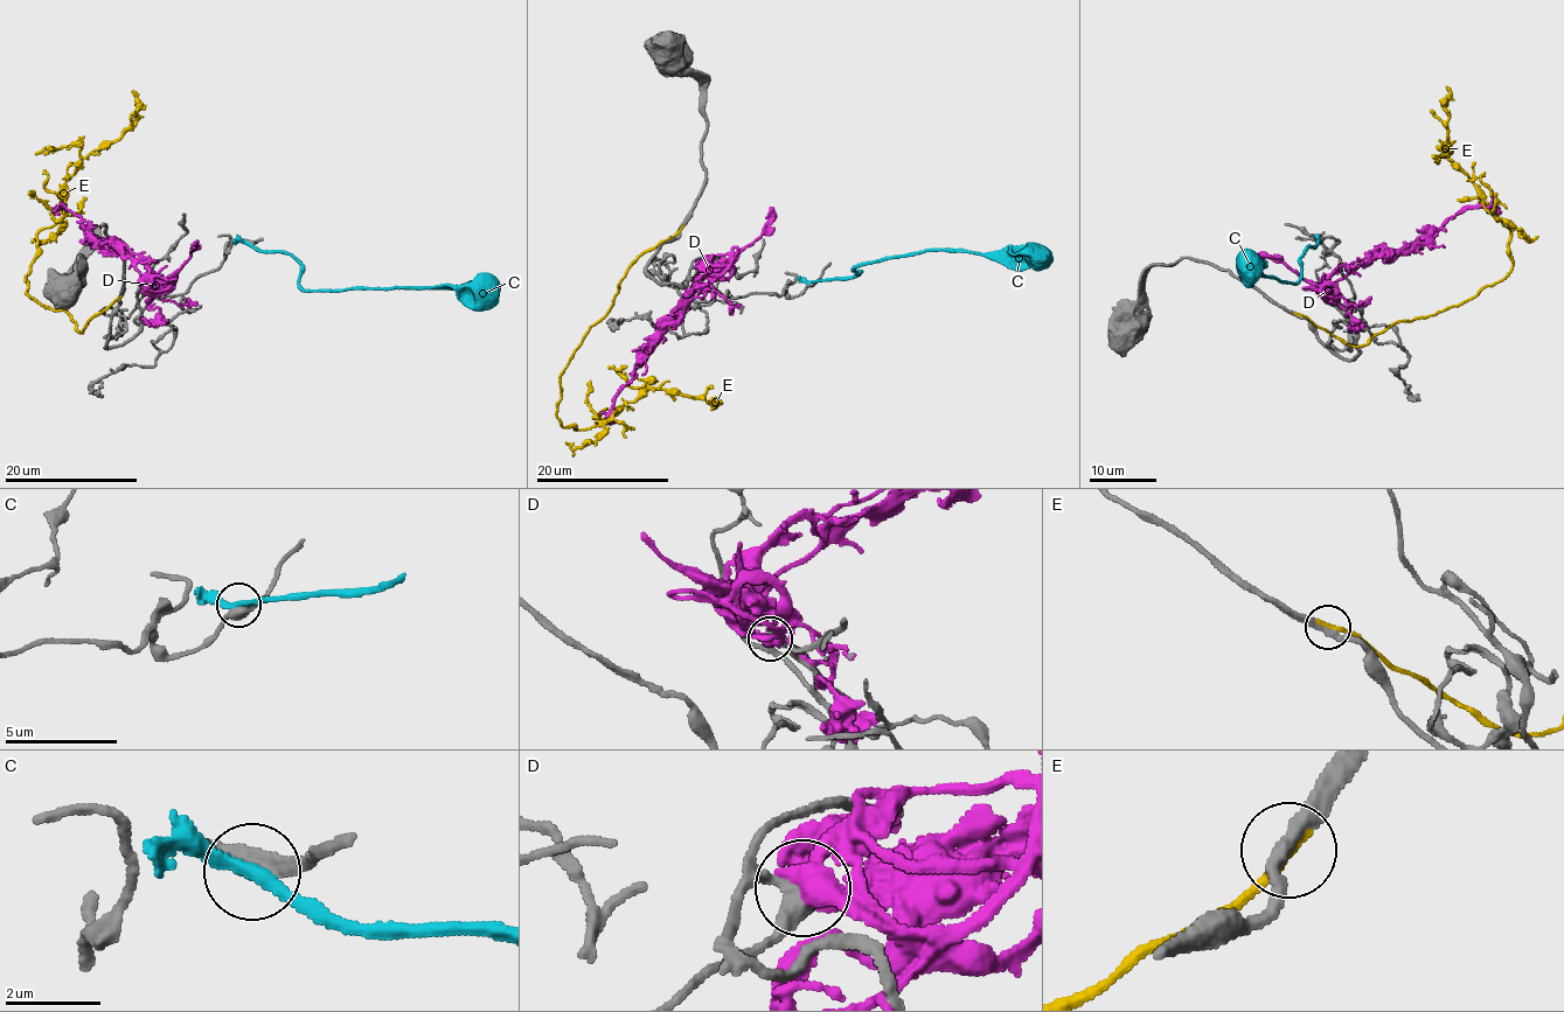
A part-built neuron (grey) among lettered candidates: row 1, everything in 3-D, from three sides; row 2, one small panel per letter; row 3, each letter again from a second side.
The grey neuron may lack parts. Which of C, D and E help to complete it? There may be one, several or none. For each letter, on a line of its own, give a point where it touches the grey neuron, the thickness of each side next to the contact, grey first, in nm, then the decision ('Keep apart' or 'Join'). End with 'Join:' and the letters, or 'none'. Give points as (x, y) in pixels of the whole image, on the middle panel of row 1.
C: Touches grey at (811, 281). Thickness 440 nm (grey) against 240 nm. Keep apart
D: Touches grey at (699, 269). Thickness 400 nm (grey) against 600 nm. Keep apart
E: Touches grey at (681, 228). Thickness 280 nm (grey) against 220 nm. Join
Join: E

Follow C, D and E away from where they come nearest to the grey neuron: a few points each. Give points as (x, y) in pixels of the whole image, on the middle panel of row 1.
C: (811, 281), (848, 279), (859, 272), (853, 270), (863, 263), (923, 251), (1026, 255), (1033, 263), (1049, 259)
D: (697, 269), (701, 266), (688, 294), (659, 326), (631, 379), (614, 397), (612, 418), (598, 426)
E: (681, 229), (627, 267), (560, 378), (556, 412), (563, 427), (581, 430), (655, 388), (713, 403)

